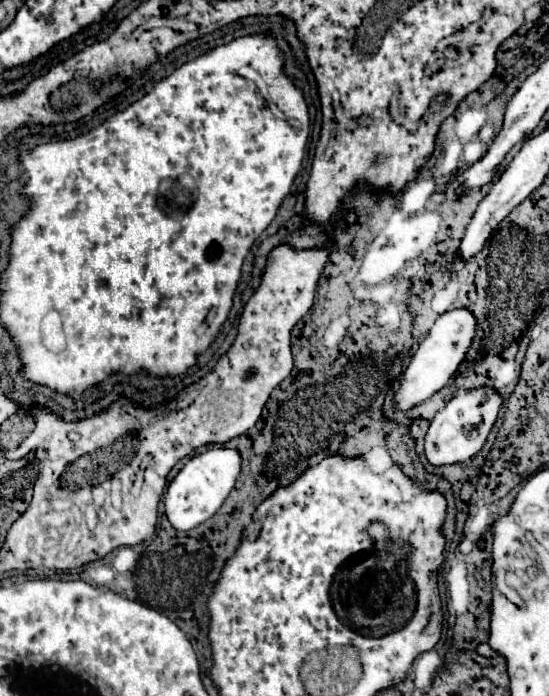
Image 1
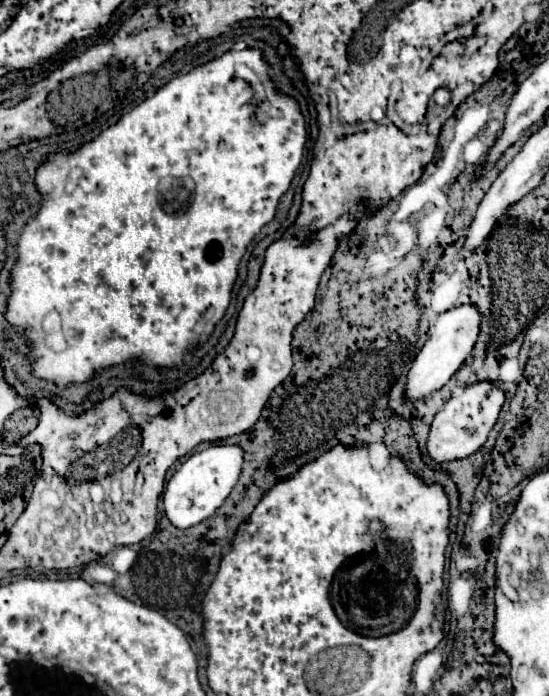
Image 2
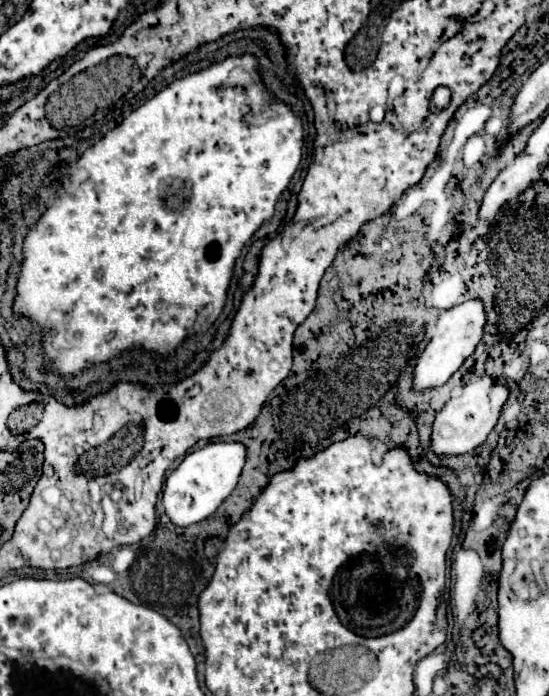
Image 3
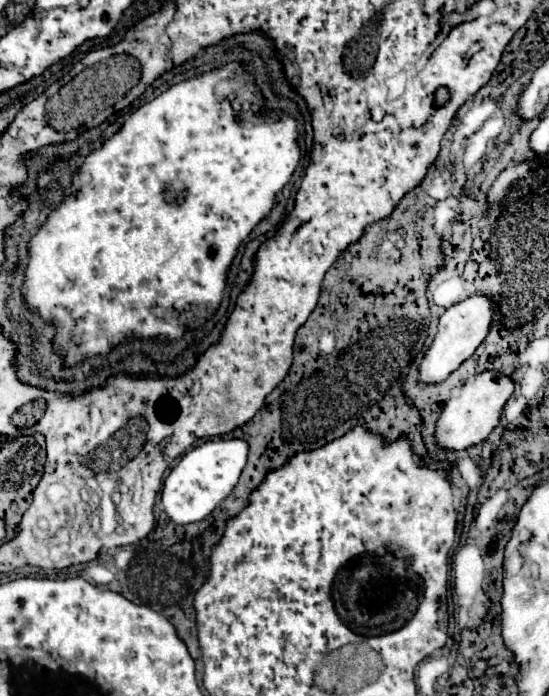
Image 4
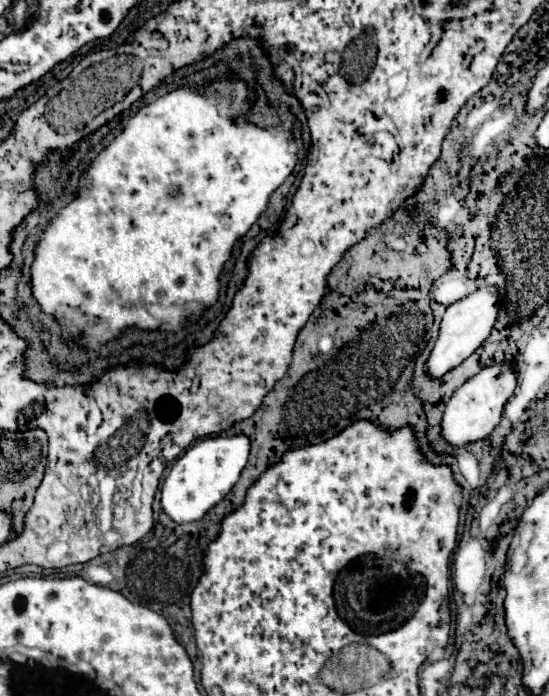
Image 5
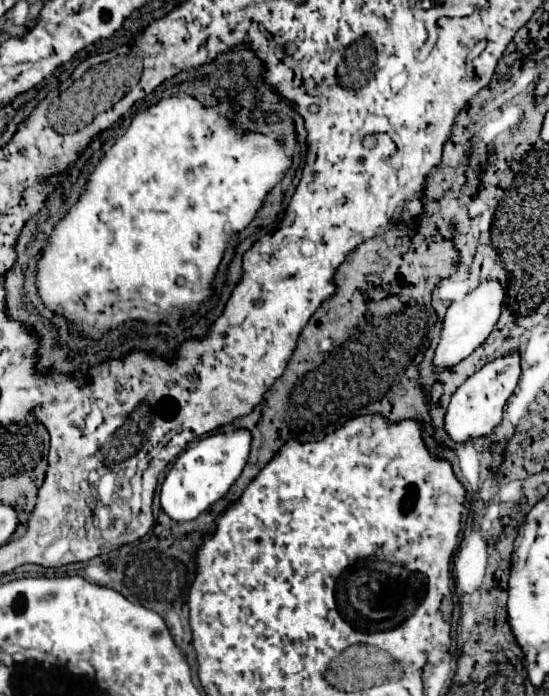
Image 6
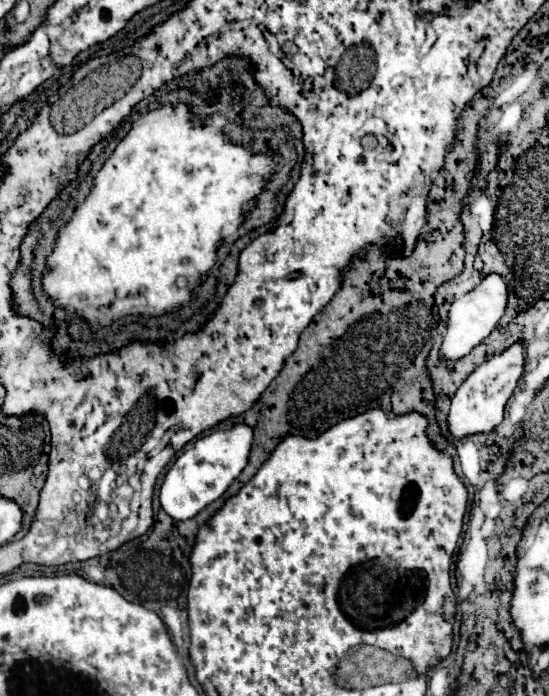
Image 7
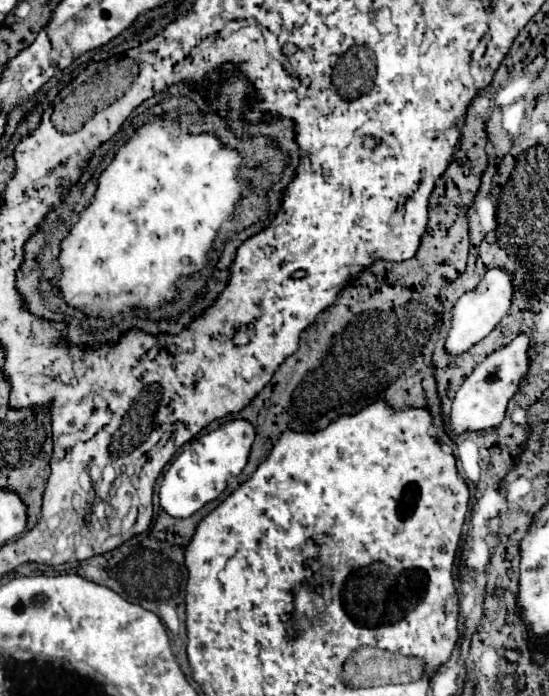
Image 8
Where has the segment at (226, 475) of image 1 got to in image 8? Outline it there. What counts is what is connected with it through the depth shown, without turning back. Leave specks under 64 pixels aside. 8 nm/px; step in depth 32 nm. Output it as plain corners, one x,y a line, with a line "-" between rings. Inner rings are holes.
232,420
218,430
202,434
184,444
182,452
166,470
160,484
160,506
174,518
188,518
196,514
204,504
216,500
232,476
238,476
250,454
254,442
254,428
246,420

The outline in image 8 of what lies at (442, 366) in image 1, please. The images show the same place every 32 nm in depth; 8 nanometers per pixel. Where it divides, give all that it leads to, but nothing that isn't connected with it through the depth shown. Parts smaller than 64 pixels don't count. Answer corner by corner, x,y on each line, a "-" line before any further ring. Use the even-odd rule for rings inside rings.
498,268
488,270
484,274
482,282
474,290
460,296
458,302
454,304
454,308
452,308
452,326
448,330
444,350
452,356
458,356
458,354
468,352
482,338
486,338
498,326
498,322
508,314
512,292
514,292
512,278
502,278
502,270
498,270

